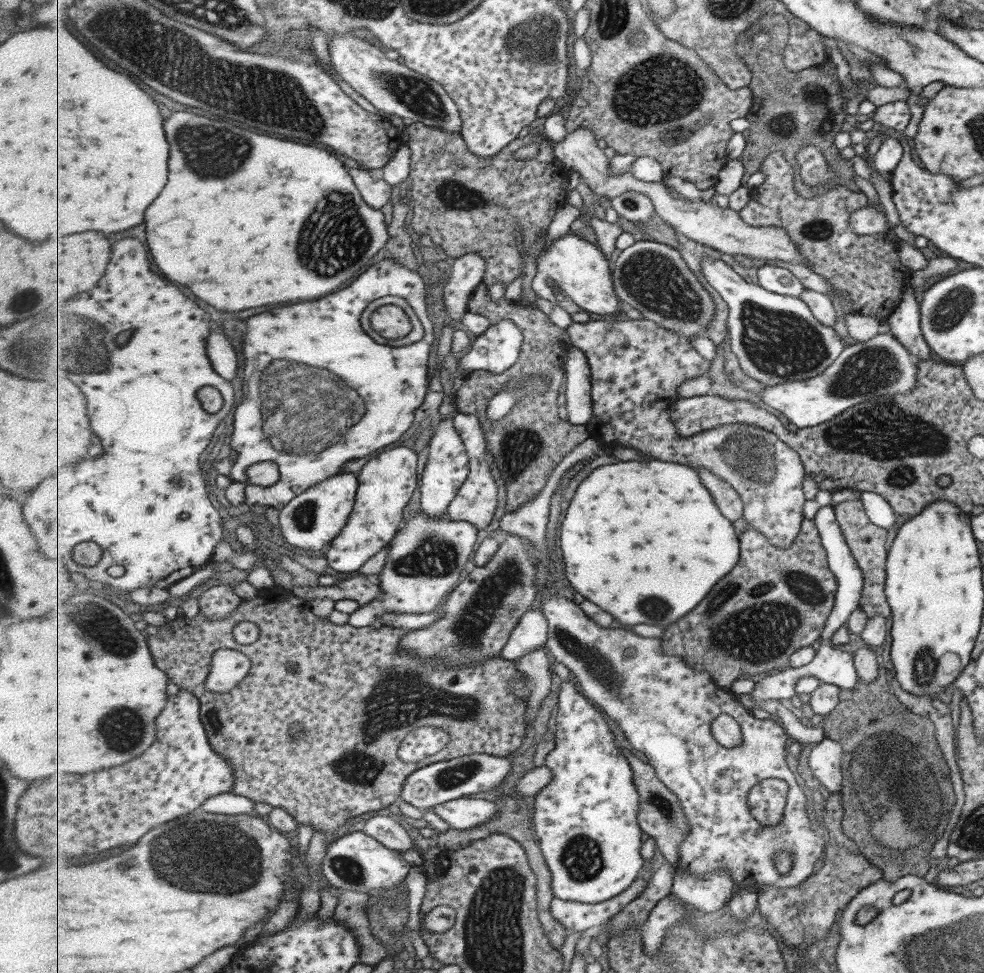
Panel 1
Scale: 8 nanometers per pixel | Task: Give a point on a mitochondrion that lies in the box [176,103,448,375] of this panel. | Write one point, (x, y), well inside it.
(335, 236)

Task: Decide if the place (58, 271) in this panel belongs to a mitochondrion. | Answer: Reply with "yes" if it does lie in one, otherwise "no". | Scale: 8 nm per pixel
no

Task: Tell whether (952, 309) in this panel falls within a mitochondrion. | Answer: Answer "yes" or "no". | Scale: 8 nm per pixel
yes

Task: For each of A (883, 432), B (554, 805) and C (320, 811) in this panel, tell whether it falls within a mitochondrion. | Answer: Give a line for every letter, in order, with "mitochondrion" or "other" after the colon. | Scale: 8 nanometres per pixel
A: mitochondrion
B: other
C: other

